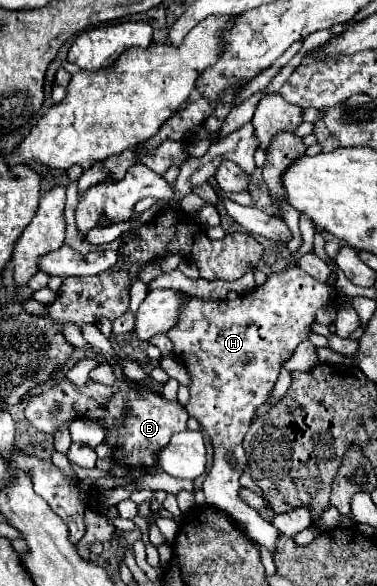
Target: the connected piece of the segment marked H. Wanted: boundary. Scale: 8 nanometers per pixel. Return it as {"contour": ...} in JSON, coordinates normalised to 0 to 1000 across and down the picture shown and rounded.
{"contour":[[[780,452],[737,469],[716,469],[695,490],[679,490],[668,500],[637,503],[621,514],[531,514],[525,507],[504,507],[472,551],[440,568],[462,585],[462,606],[493,626],[536,630],[536,647],[509,640],[515,654],[504,654],[493,701],[552,735],[568,763],[562,804],[546,811],[536,831],[546,862],[610,875],[626,892],[653,899],[663,920],[711,933],[721,944],[737,903],[700,889],[658,858],[637,855],[637,811],[658,800],[642,749],[679,712],[679,698],[711,684],[753,616],[764,616],[780,596],[817,578],[838,531],[870,520],[881,503],[891,503],[886,490],[844,483]]]}

